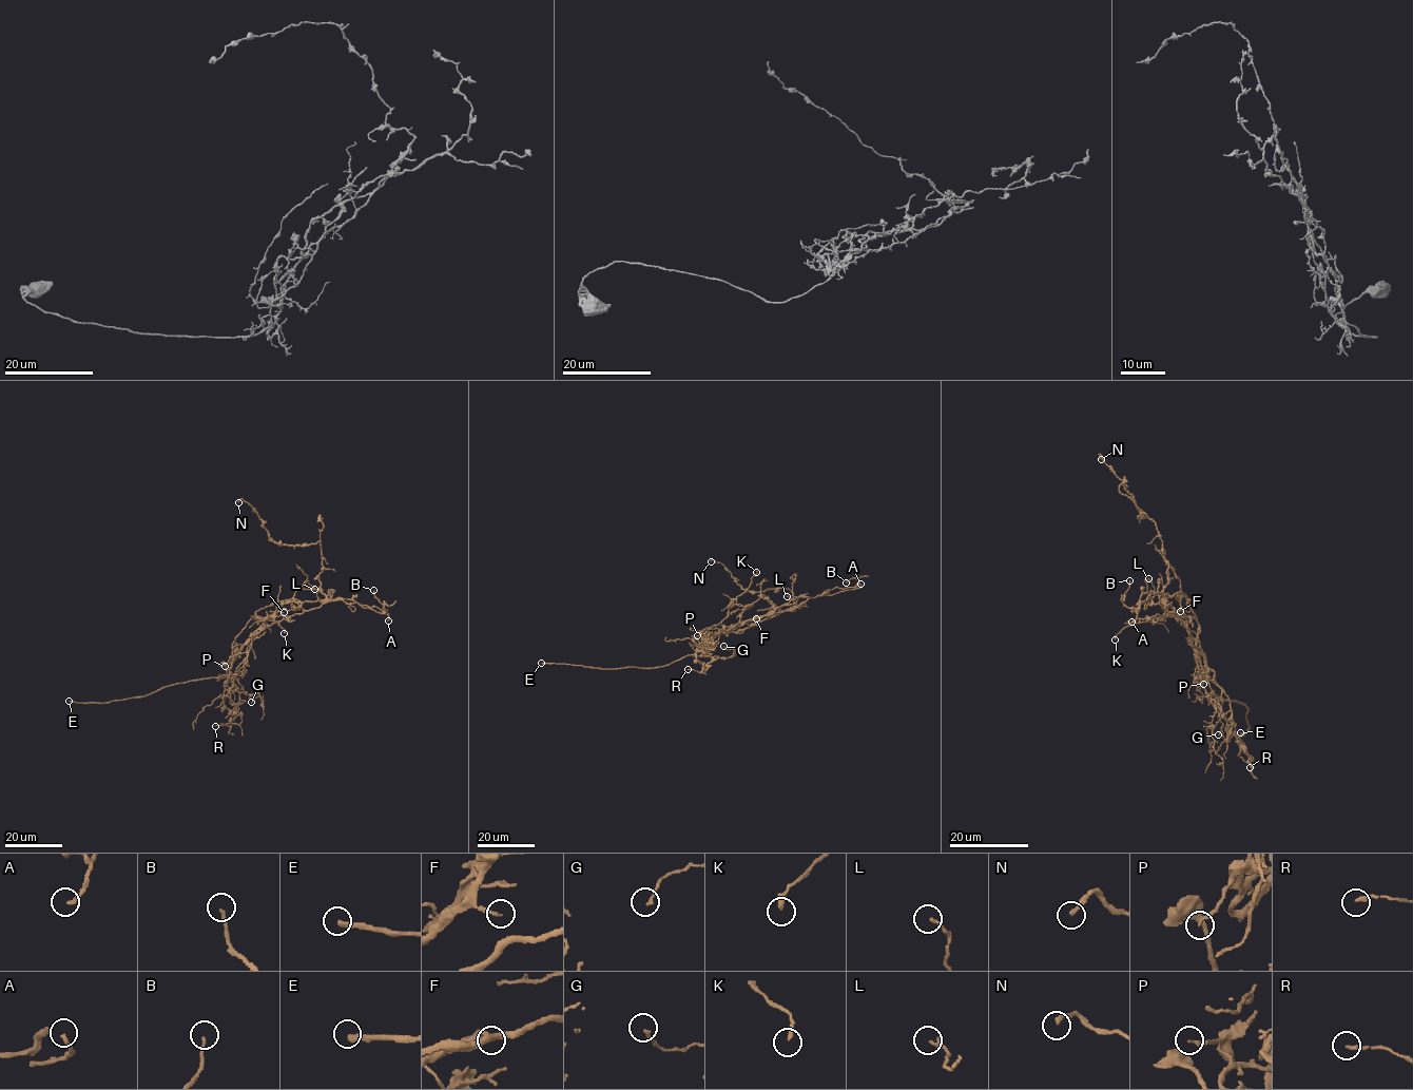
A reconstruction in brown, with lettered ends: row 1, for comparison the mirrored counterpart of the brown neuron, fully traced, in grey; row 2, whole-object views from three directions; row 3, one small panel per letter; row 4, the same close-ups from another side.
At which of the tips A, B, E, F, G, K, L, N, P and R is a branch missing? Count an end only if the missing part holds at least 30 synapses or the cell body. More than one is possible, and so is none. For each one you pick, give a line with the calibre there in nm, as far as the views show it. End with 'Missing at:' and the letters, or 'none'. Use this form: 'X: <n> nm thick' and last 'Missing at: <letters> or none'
E: 280 nm thick
Missing at: E

